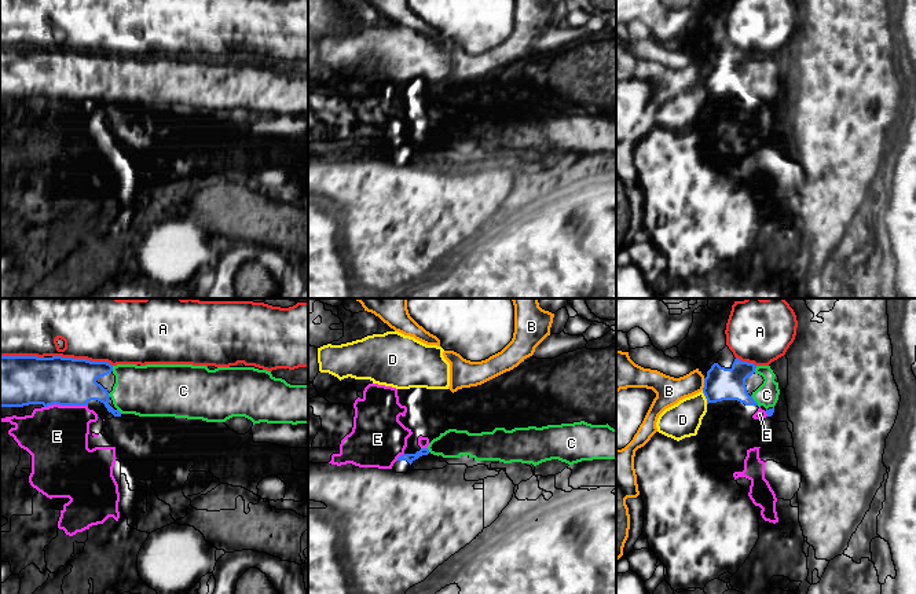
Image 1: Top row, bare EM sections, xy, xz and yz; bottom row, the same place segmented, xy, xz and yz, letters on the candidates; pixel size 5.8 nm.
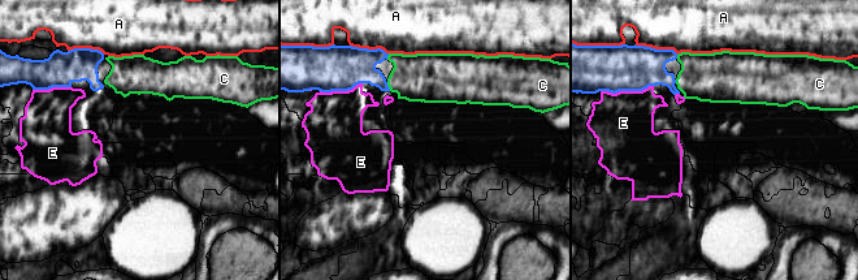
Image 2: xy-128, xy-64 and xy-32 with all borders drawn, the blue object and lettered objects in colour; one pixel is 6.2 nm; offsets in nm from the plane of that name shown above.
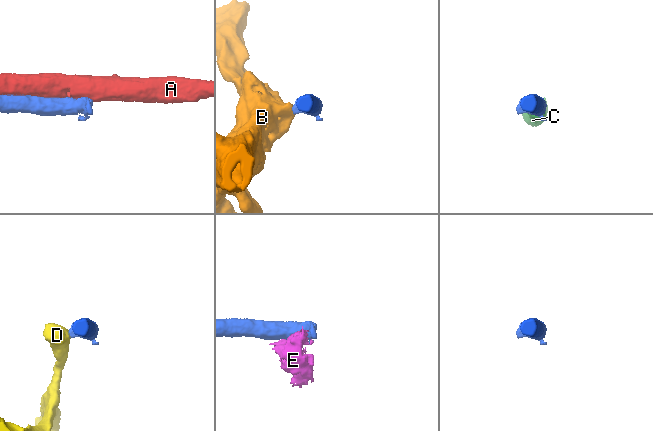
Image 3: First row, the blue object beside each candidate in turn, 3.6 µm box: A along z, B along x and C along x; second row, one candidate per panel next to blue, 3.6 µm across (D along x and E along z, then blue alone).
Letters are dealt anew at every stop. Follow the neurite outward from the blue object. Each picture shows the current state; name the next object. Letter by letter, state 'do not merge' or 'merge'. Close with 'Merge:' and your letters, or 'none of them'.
A: do not merge
B: do not merge
C: merge
D: do not merge
E: do not merge
Merge: C

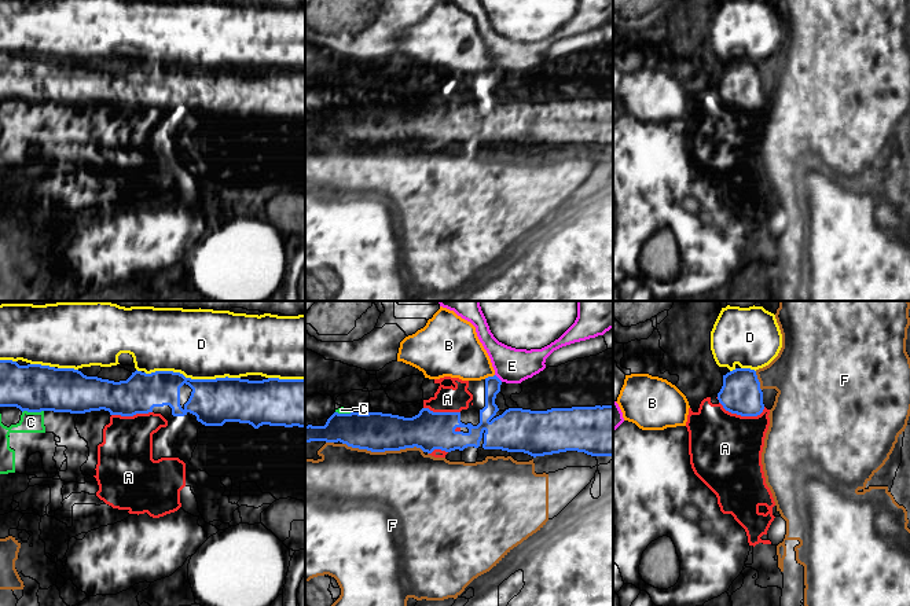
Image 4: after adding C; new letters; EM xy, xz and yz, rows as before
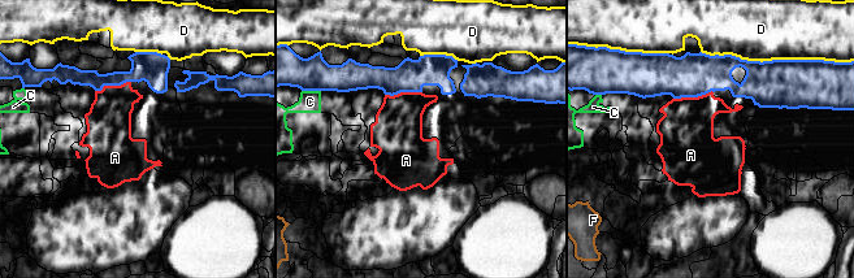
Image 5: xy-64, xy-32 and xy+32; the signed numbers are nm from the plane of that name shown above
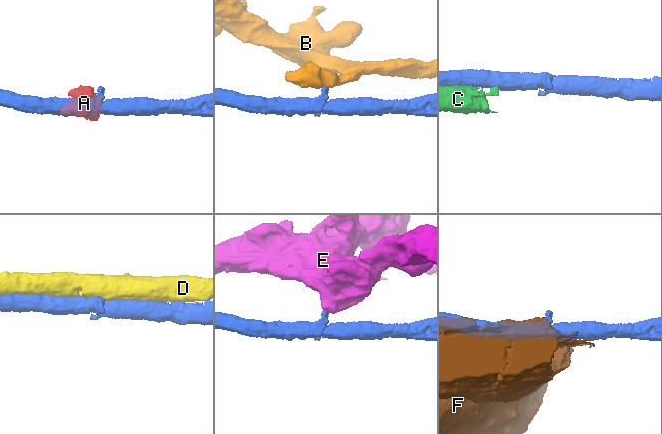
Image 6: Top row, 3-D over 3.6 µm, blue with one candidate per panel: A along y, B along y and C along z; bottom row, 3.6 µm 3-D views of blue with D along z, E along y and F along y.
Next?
A: do not merge
B: do not merge
C: do not merge
D: do not merge
E: do not merge
F: do not merge
Merge: none of them

